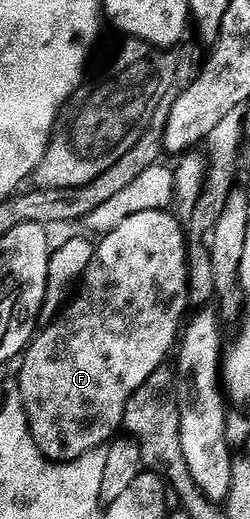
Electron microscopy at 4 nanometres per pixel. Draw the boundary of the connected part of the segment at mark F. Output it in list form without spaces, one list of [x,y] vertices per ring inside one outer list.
[[[171,210],[127,217],[95,244],[93,257],[78,284],[80,292],[71,296],[72,304],[70,299],[65,311],[61,310],[57,319],[28,344],[18,363],[18,386],[32,439],[45,459],[68,463],[95,447],[104,447],[121,430],[129,397],[150,373],[165,366],[168,354],[168,358],[173,354],[182,331],[184,310],[190,307],[185,238],[185,228]]]

